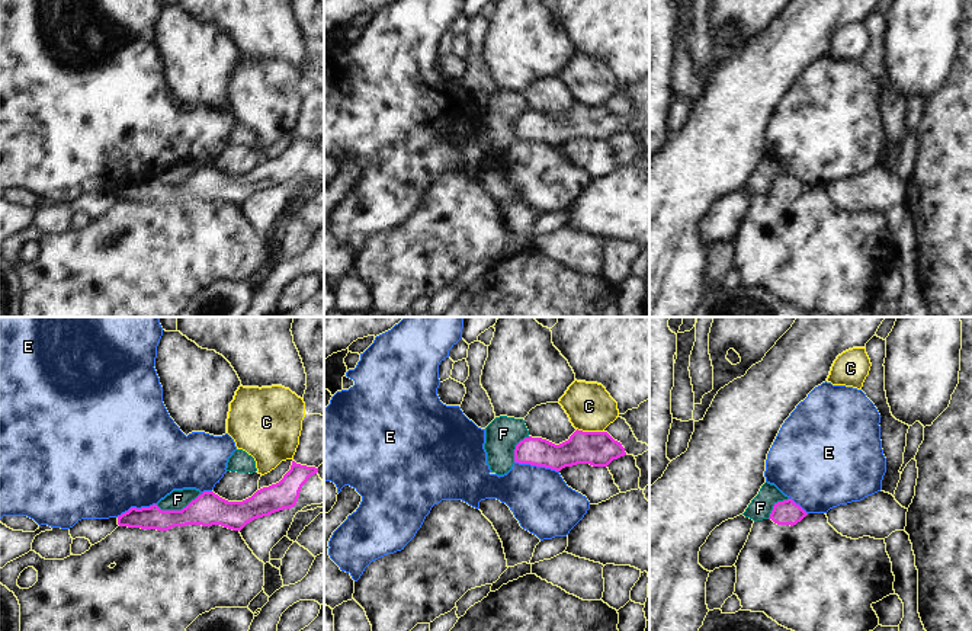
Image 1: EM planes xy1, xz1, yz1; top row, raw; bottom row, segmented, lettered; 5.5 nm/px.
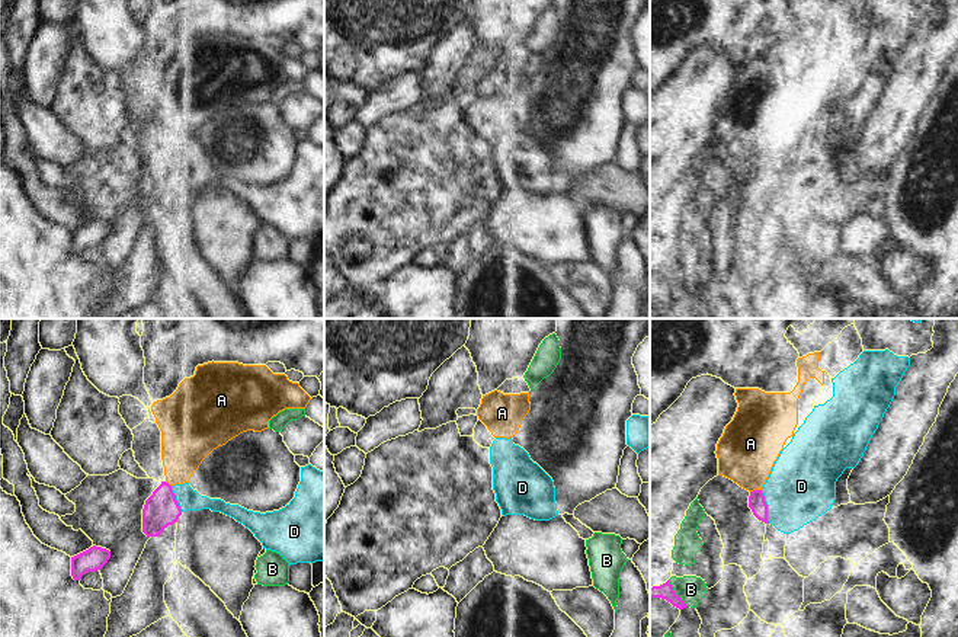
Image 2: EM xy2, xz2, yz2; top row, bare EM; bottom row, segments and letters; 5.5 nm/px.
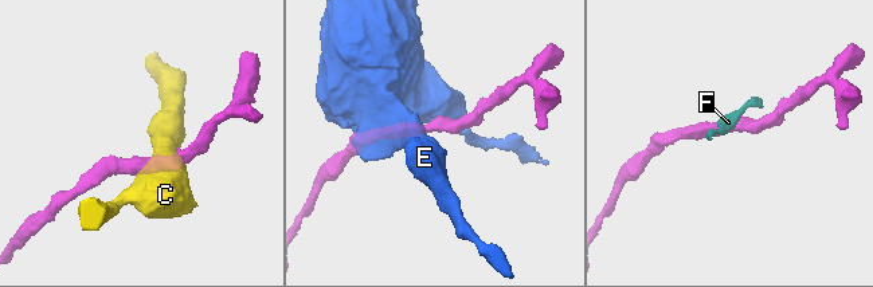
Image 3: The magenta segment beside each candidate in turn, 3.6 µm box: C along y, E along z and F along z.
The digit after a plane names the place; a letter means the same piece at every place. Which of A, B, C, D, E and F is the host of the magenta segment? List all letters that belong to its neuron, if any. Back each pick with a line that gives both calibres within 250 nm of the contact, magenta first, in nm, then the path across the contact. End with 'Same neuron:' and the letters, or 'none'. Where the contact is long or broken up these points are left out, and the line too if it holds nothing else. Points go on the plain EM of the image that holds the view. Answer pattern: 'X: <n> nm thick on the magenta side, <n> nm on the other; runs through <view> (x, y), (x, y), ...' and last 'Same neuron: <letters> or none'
A: 100 nm thick on the magenta side, 320 nm on the other; runs through yz2 (756, 175), (755, 165), (749, 141), (749, 121)
Same neuron: A

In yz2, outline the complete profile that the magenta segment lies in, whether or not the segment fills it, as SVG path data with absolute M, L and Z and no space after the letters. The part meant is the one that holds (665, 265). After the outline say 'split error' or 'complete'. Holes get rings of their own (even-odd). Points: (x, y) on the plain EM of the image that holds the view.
M667 255L666 257L660 260L653 260L650 262L650 272L661 272L670 276L673 281L683 284L688 279L675 268L670 256Z | complete

